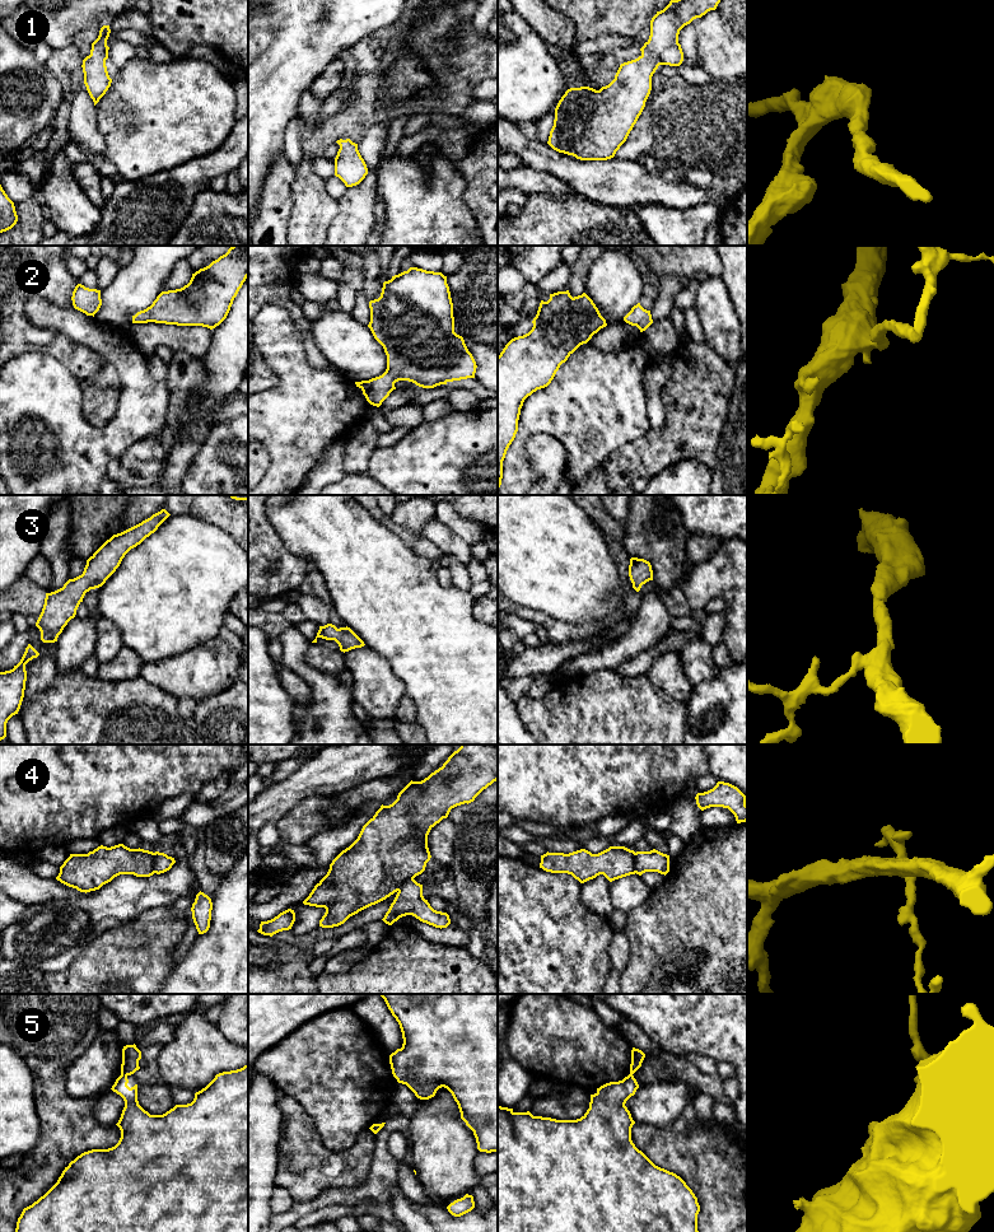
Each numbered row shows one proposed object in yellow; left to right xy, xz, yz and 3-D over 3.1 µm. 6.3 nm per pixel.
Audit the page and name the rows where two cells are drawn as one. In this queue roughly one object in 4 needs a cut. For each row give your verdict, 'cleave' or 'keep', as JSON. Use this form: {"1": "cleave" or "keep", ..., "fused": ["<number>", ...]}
{"1": "keep", "2": "keep", "3": "keep", "4": "cleave", "5": "cleave", "fused": ["4", "5"]}

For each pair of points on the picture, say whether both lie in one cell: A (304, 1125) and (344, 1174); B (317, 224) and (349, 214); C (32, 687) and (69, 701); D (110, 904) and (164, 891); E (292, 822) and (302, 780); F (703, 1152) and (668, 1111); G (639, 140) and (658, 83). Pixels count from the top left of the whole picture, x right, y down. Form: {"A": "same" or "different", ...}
{"A": "same", "B": "different", "C": "different", "D": "same", "E": "different", "F": "different", "G": "same"}

